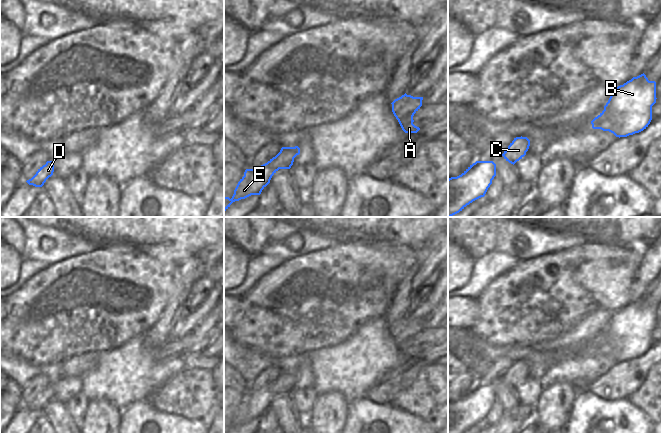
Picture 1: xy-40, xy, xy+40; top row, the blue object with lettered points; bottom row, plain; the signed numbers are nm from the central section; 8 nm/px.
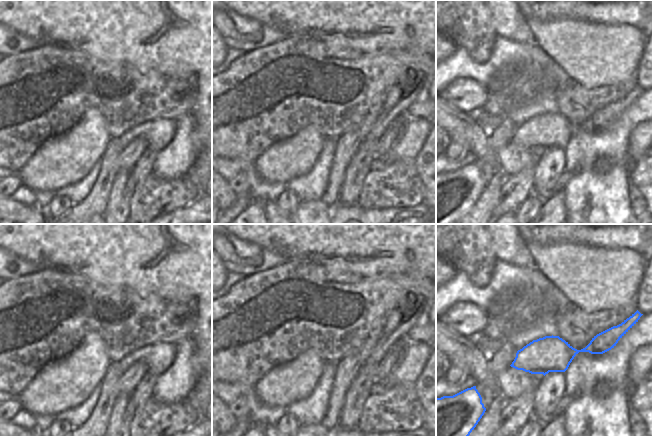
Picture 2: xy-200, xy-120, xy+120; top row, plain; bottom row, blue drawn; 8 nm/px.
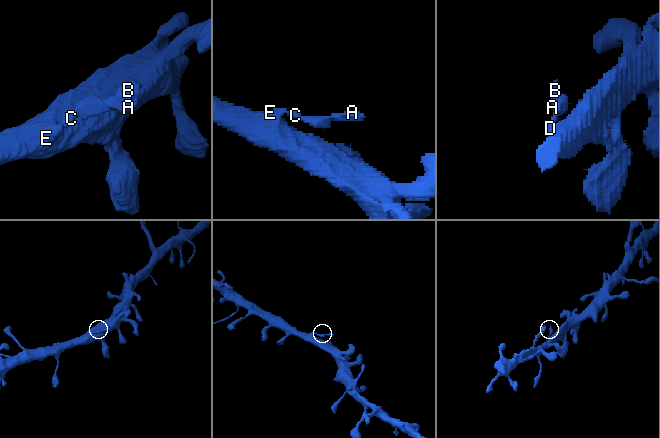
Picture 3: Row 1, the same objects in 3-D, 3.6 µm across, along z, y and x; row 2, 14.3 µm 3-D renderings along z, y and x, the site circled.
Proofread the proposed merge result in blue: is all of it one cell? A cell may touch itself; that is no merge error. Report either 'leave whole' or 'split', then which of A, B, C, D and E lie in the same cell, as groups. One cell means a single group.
leave whole | A B C D E

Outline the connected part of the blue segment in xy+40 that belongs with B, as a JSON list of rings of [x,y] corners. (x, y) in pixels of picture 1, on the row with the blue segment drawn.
[[[644,73],[637,77],[633,77],[623,85],[612,89],[612,94],[604,106],[604,110],[591,121],[592,128],[609,131],[619,138],[639,133],[646,129],[650,124],[652,120],[652,106],[656,103],[656,99],[655,81],[649,81]]]

